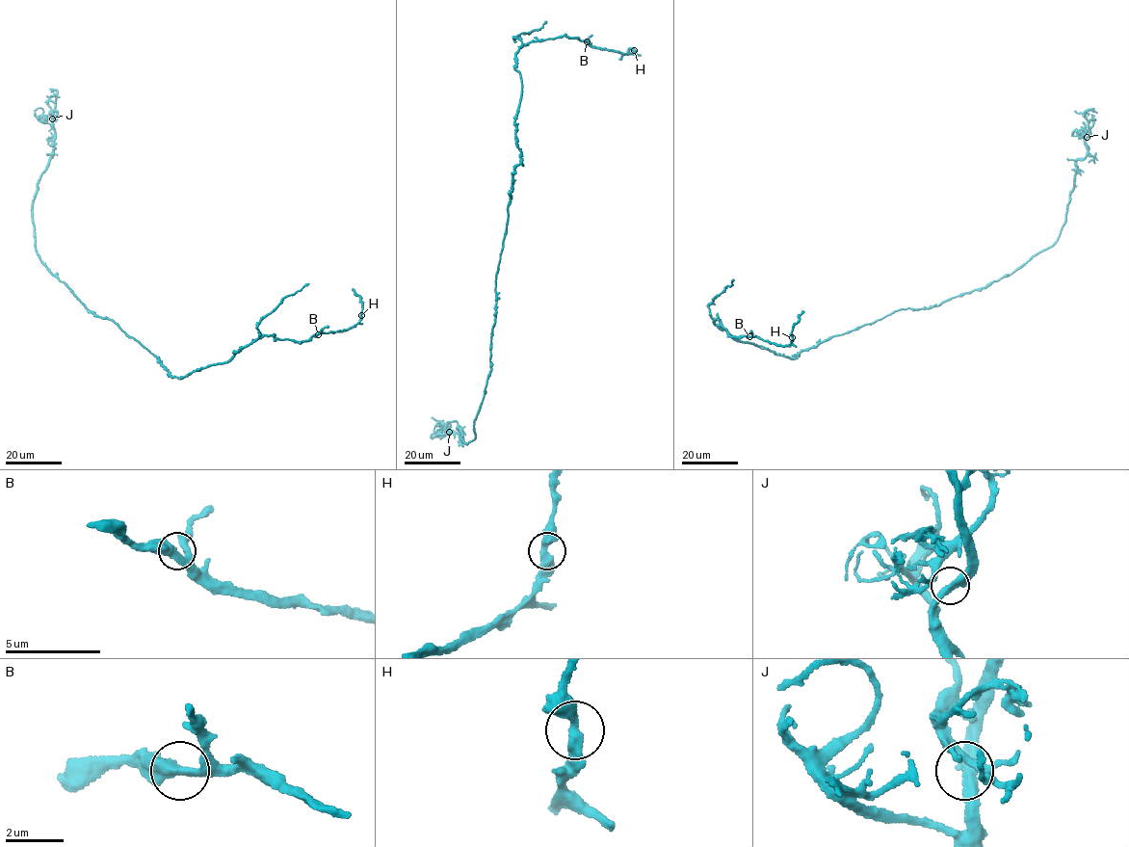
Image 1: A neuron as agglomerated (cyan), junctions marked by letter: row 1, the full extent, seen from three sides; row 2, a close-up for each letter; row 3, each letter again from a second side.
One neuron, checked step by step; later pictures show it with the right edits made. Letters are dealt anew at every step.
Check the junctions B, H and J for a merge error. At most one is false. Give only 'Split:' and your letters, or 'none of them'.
Split: none of them

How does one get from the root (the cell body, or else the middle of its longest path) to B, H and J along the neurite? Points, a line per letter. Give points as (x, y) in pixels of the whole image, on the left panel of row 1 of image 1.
B: (134, 338), (180, 378), (227, 362), (233, 352), (264, 335), (301, 342), (318, 334)
H: (134, 338), (182, 378), (227, 362), (264, 335), (310, 340), (353, 328), (361, 315)
J: (134, 338), (115, 322), (89, 311), (50, 273), (35, 251), (33, 198), (52, 151), (52, 119)

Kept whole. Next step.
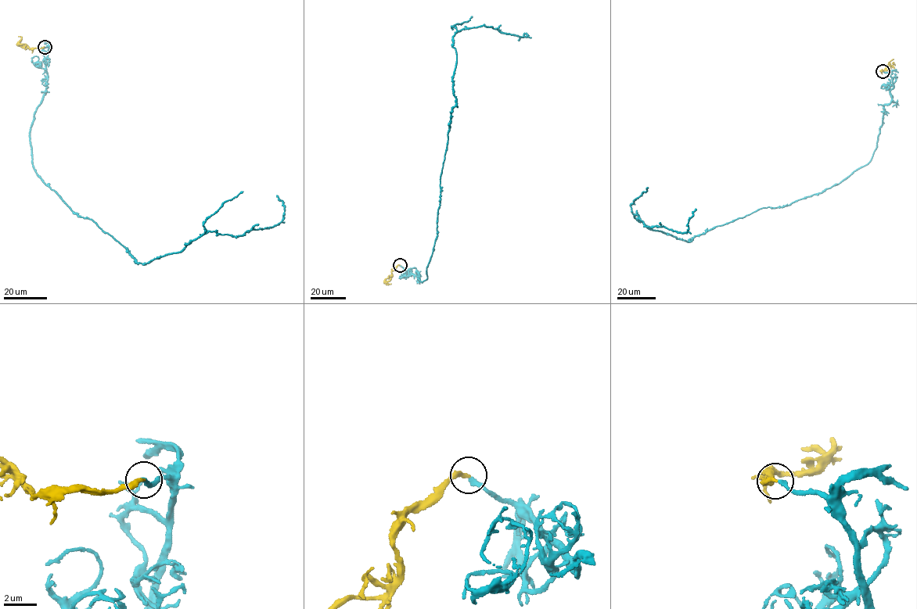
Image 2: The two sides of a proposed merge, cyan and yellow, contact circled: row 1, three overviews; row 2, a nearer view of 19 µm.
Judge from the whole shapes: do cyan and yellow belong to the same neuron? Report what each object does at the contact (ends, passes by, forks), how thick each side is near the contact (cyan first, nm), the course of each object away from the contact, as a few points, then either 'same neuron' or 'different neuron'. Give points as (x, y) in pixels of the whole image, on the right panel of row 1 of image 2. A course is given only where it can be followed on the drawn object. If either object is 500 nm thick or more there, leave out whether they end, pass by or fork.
cyan ends; yellow ends; calibres 240 and 240 nm; course cyan (882, 71), (891, 102), (869, 162), (821, 192), (688, 241), (634, 216), (685, 233), (695, 209); course yellow (882, 71), (888, 69), (889, 62), (893, 59); same neuron

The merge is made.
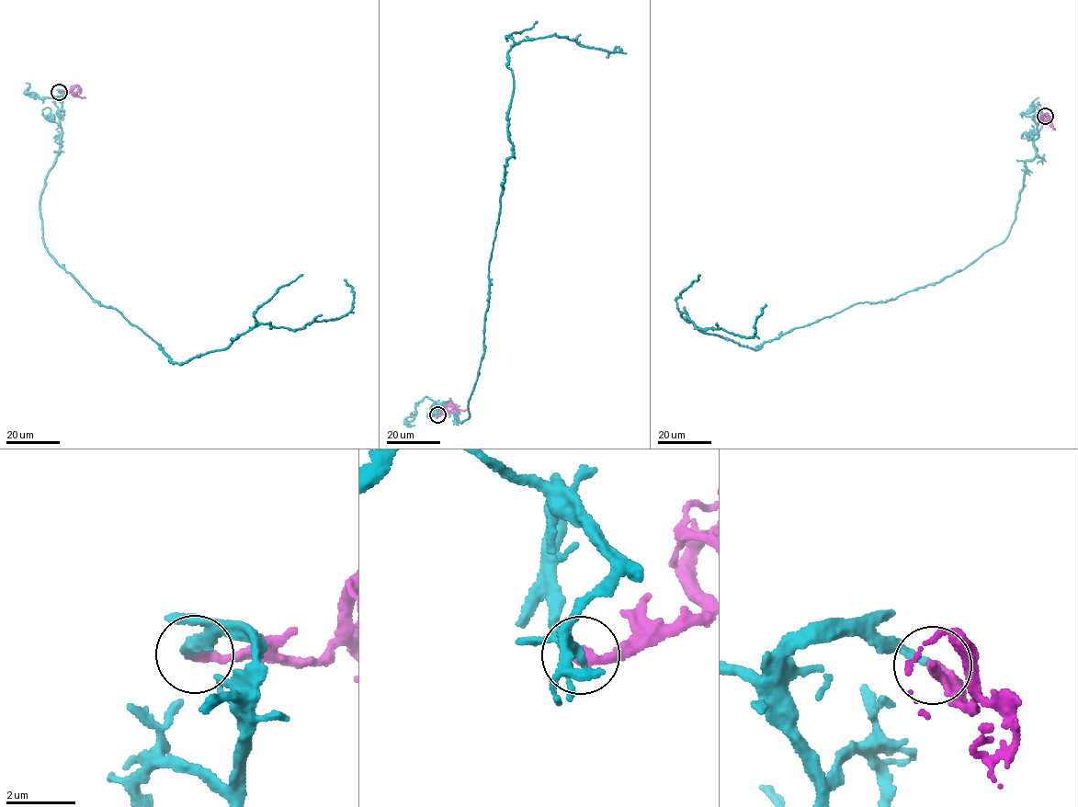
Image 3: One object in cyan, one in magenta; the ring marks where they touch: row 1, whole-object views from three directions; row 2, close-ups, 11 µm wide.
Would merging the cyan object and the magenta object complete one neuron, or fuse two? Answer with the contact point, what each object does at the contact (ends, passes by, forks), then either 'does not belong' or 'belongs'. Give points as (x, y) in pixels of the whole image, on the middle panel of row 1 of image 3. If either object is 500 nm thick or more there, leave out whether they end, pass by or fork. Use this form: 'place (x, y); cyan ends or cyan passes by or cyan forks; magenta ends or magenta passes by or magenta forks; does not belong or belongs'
place (437, 414); cyan ends; magenta ends; does not belong

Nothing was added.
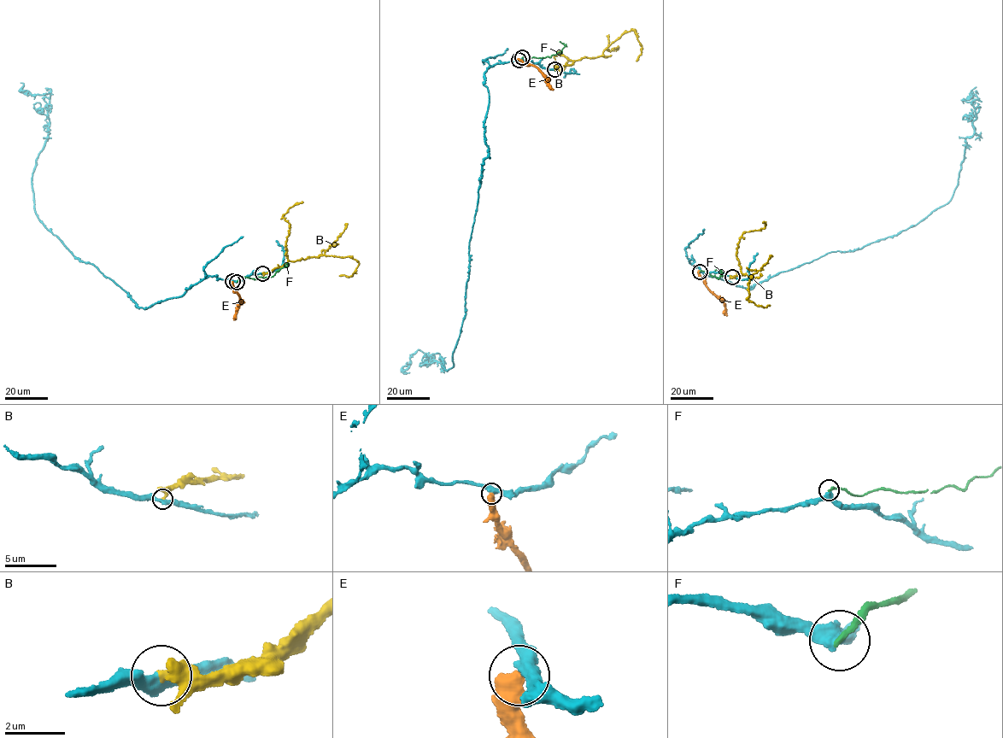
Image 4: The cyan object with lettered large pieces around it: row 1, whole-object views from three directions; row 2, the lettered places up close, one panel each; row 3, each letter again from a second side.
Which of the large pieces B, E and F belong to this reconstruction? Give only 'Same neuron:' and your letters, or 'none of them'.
Same neuron: none of them

